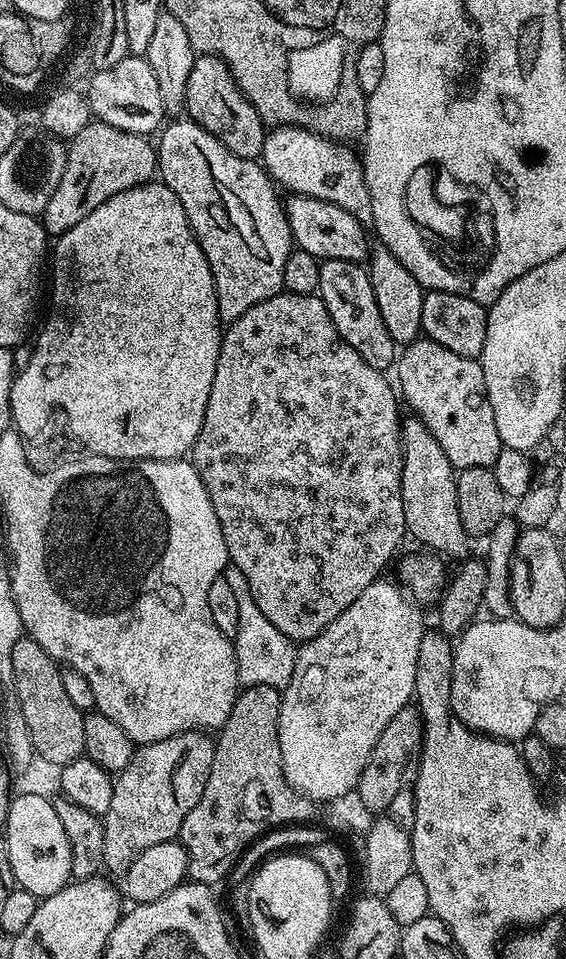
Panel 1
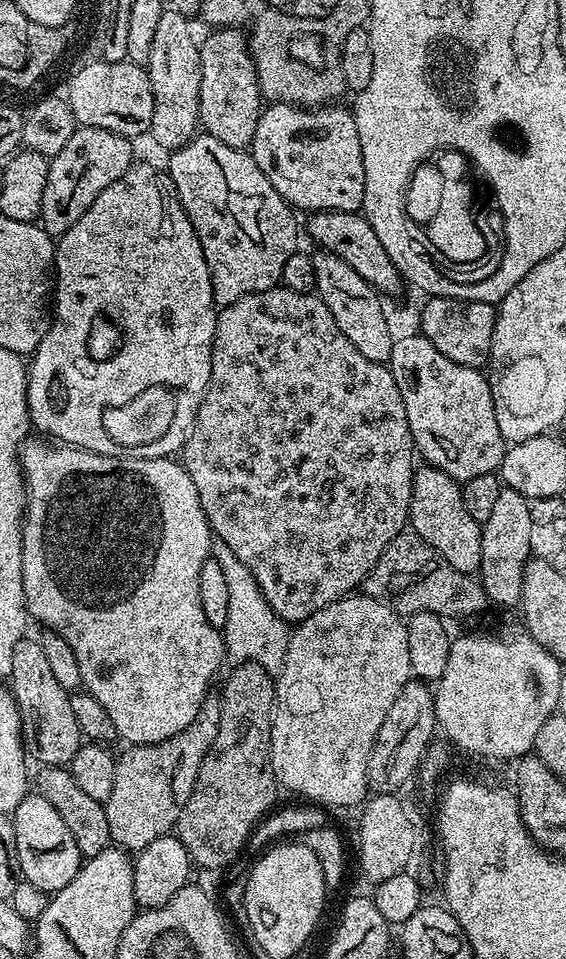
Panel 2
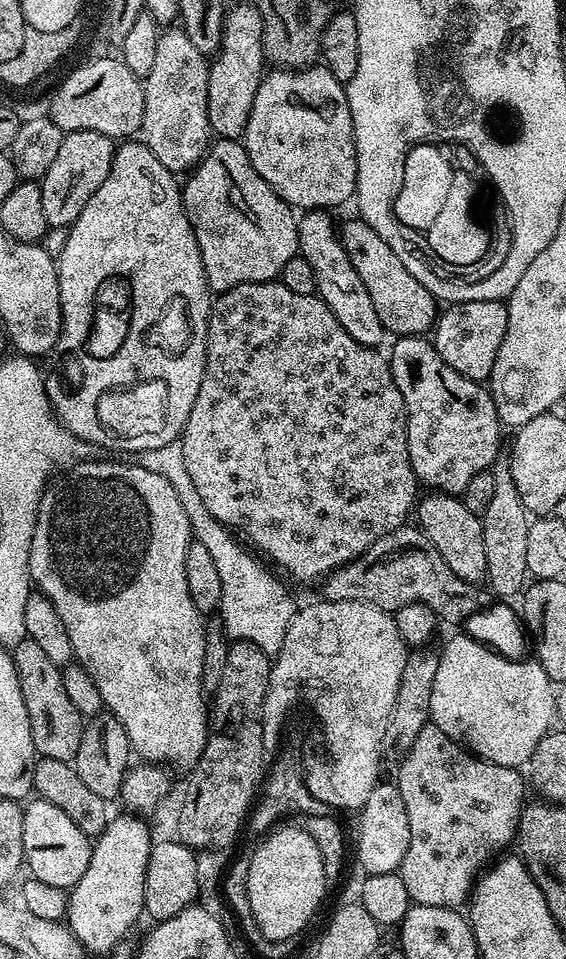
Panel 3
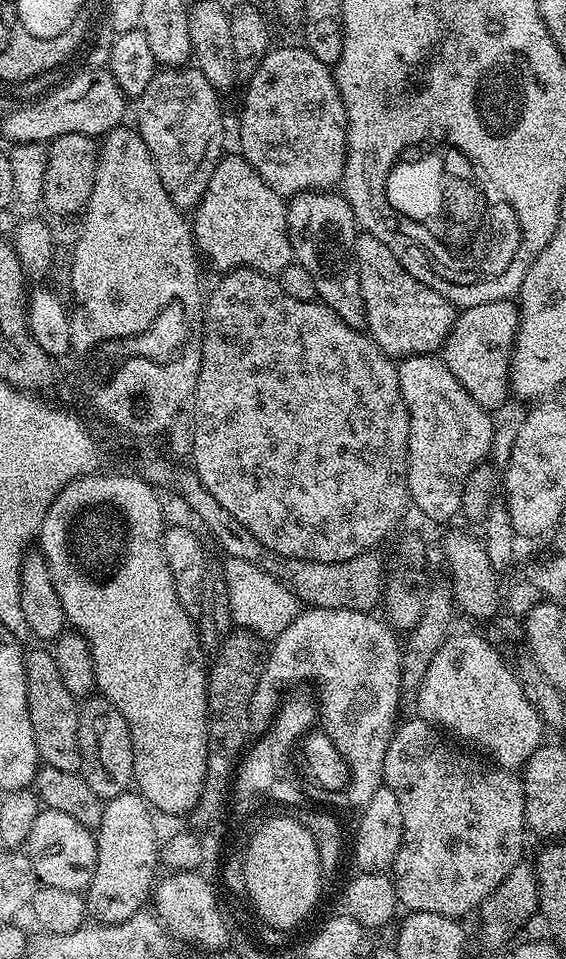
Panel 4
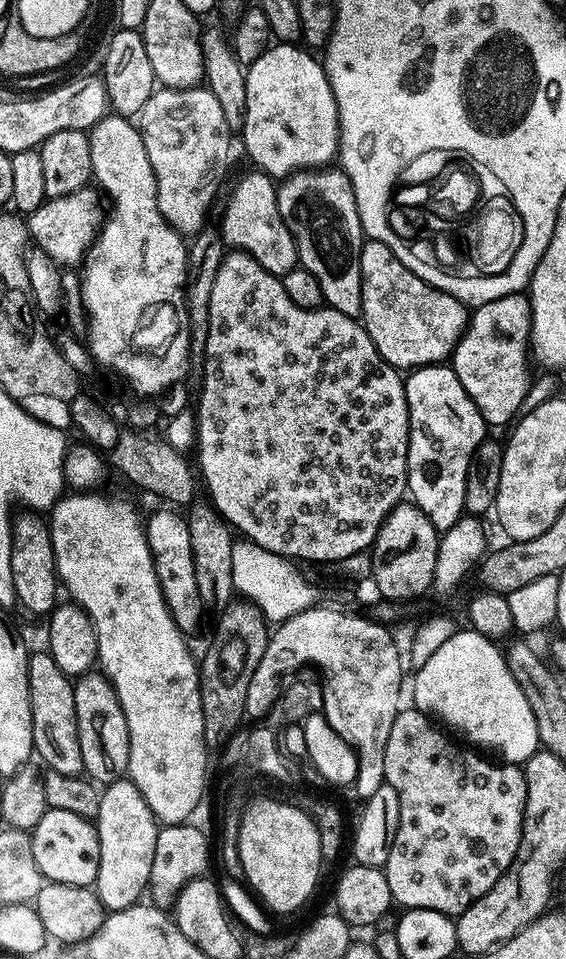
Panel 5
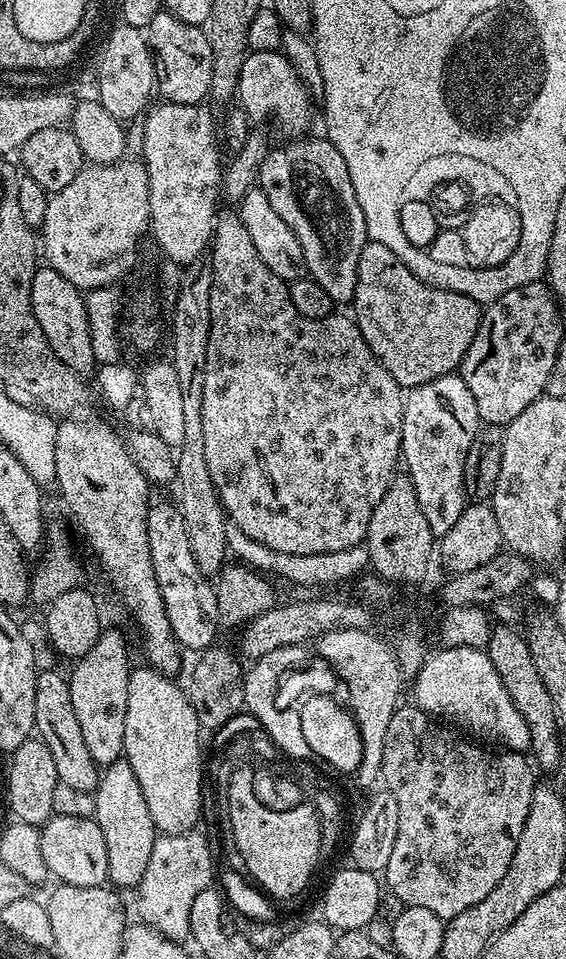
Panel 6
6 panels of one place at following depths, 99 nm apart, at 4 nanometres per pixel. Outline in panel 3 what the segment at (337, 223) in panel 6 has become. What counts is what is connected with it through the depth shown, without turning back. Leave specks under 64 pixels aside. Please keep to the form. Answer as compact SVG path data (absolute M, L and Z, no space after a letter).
M308 210L299 217L296 229L300 239L299 255L310 262L314 270L316 279L316 290L324 305L338 318L338 326L367 348L379 349L380 343L386 339L386 333L382 322L378 322L378 314L374 314L374 302L370 302L370 290L362 283L362 278L358 278L358 270L346 258L346 250L340 241L337 221L332 221L327 211Z

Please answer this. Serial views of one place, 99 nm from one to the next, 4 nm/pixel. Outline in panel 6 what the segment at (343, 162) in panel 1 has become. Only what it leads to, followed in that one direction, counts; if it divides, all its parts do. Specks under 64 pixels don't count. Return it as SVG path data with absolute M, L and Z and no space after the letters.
M277 50L249 51L246 62L242 62L242 74L238 78L236 91L238 104L248 113L253 121L269 120L276 128L284 132L292 132L293 137L305 135L308 119L311 118L313 97L304 89L304 83L298 78L294 66L285 58L283 52Z

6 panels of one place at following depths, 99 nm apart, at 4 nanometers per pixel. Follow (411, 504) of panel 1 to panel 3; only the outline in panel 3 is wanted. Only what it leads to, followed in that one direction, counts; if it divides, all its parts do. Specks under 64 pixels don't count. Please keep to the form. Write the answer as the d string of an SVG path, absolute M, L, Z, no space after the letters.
M433 491L423 500L424 497L418 504L418 516L420 512L420 521L418 521L418 524L426 538L437 548L438 553L442 554L442 558L446 560L446 565L450 566L450 569L452 569L458 578L473 586L480 586L480 583L483 585L486 580L487 566L481 517L474 515L470 510L466 510L463 499L456 494Z

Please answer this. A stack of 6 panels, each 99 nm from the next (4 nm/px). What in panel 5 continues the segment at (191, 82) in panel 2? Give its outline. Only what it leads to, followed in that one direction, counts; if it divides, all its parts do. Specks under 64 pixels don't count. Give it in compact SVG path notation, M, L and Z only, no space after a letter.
M207 86L195 88L157 87L152 97L142 106L138 117L140 137L146 146L150 166L156 179L158 210L173 230L185 238L192 238L206 225L212 206L221 195L220 183L228 172L228 159L232 156L234 134L226 126L225 115L218 106L218 99Z

